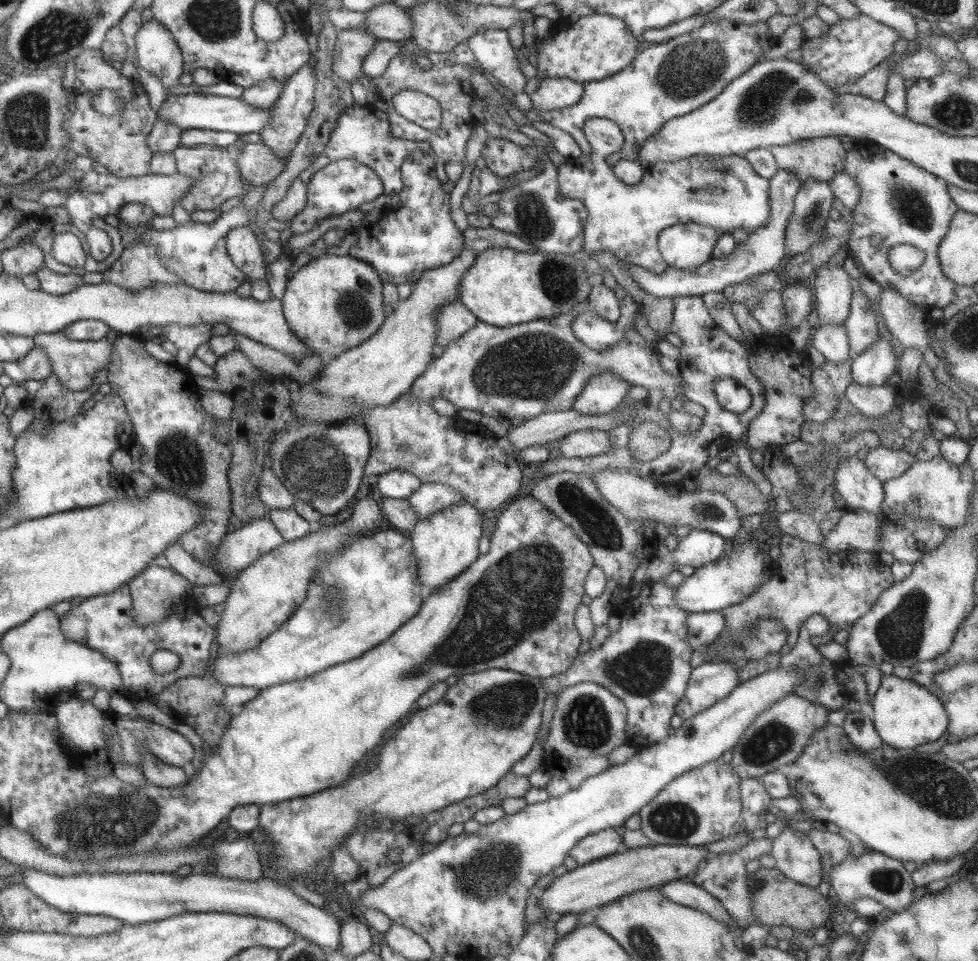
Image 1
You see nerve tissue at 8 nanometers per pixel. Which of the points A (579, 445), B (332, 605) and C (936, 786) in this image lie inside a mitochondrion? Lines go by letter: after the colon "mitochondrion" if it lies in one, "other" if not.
A: other
B: mitochondrion
C: mitochondrion

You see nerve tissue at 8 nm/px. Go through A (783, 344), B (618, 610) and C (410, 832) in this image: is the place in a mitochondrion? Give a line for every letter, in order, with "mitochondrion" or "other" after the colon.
A: other
B: other
C: other

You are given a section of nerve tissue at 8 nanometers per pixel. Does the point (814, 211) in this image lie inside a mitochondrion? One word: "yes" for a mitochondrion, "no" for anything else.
yes

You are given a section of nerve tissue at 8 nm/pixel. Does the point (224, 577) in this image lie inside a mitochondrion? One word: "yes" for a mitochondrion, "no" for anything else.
no

